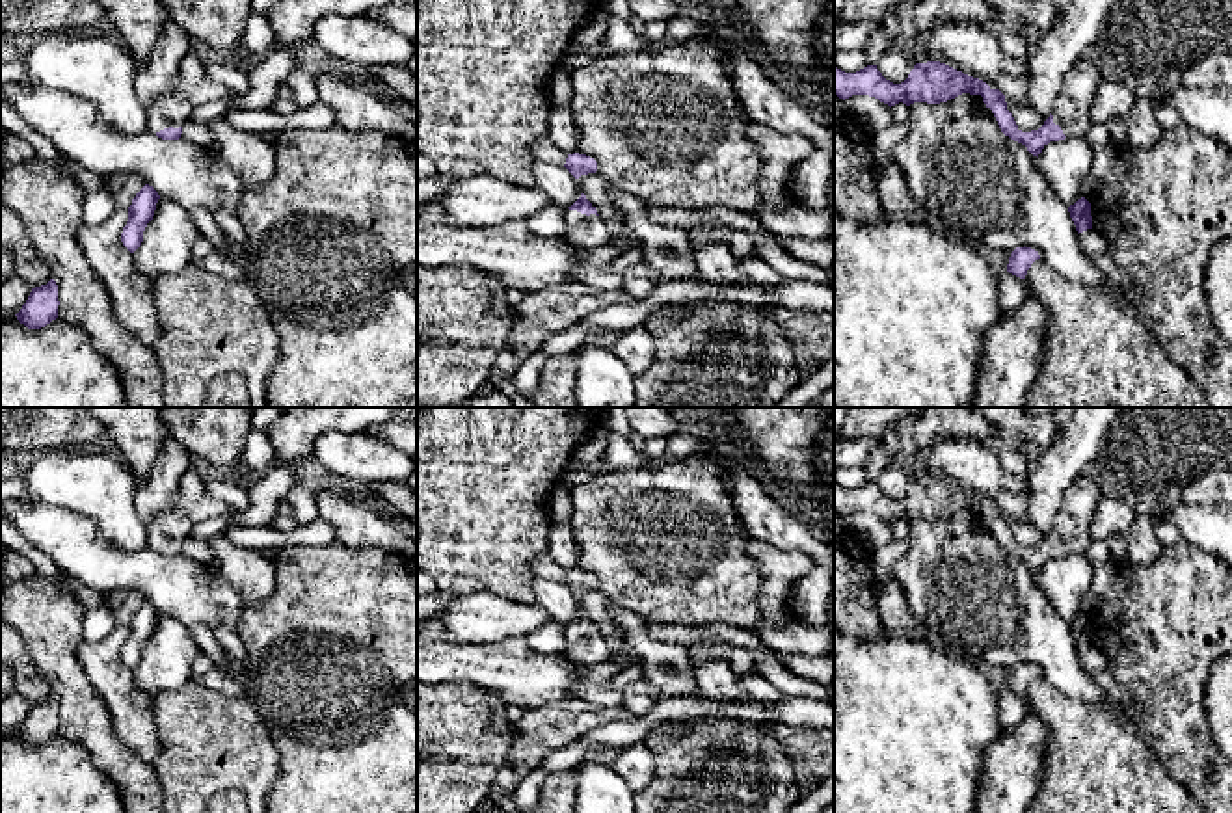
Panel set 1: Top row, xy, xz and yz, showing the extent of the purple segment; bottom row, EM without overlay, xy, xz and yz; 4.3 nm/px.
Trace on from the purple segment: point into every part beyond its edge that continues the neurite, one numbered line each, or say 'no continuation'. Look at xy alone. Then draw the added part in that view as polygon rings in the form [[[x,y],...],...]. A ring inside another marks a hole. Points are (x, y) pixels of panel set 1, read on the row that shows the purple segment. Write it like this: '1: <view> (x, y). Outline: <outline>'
no continuation

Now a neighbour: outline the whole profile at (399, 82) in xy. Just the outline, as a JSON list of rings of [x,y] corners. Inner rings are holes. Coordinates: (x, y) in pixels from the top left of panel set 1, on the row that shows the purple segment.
[[[374,65],[367,69],[376,87],[395,97],[417,119],[417,78],[396,65]]]

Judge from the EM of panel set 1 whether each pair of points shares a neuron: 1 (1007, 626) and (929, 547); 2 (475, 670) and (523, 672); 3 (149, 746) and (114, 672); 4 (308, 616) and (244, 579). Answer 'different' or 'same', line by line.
1: same
2: same
3: same
4: different

